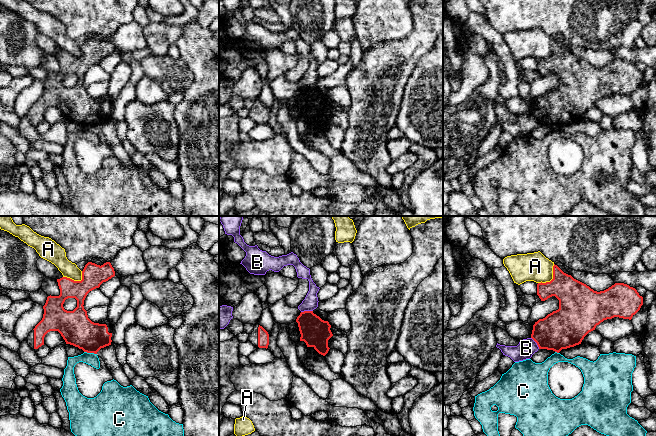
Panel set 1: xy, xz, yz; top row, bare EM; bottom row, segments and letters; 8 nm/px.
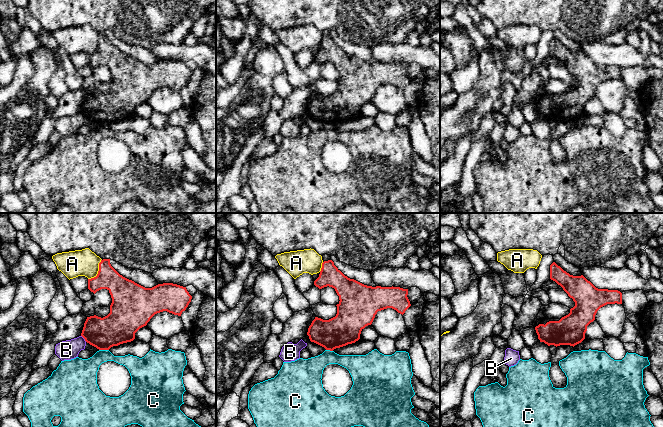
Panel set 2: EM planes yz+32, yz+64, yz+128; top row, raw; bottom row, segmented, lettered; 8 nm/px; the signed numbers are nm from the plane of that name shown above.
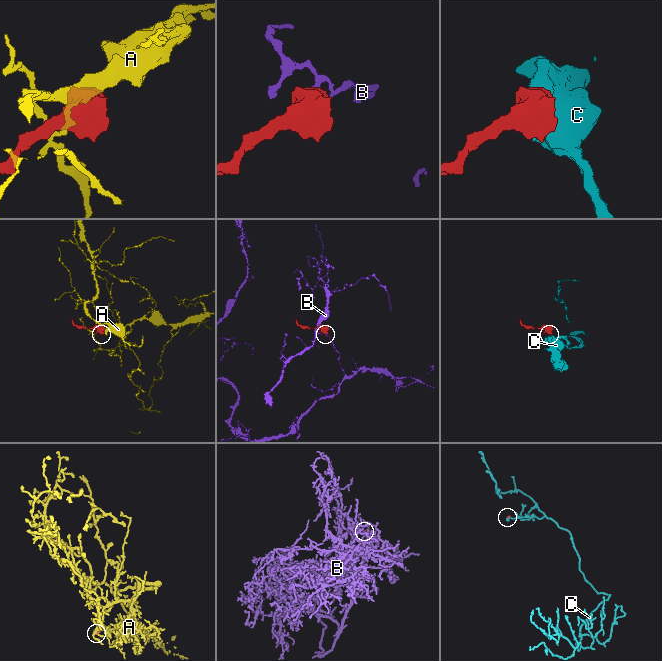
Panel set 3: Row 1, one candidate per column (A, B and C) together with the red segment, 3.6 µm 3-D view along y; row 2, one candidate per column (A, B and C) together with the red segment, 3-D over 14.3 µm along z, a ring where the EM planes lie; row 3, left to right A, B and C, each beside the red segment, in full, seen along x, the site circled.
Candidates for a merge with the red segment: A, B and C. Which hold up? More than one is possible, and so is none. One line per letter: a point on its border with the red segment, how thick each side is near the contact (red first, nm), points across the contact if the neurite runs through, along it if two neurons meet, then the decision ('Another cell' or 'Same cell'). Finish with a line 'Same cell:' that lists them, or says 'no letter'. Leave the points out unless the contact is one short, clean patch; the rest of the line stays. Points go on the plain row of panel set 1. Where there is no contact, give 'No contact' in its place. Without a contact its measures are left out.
A: Touches red at yz (553, 54). Thickness 280 nm (red) against 220 nm. Another cell
B: Touches red at xz (306, 87). Thickness 240 nm (red) against 120 nm. Boundary: xz (312, 86), (301, 88). Another cell
C: Touches red at xy (90, 128). Thickness 260 nm (red) against 100 nm. Boundary: xy (84, 127), (96, 130). Another cell
Same cell: no letter

